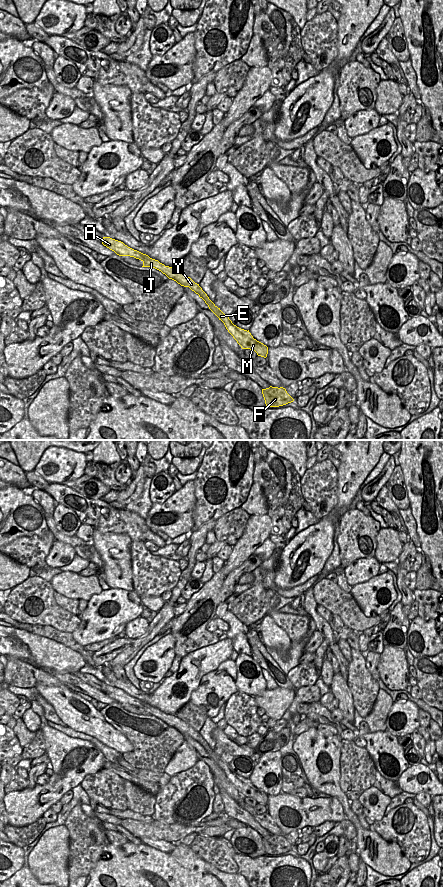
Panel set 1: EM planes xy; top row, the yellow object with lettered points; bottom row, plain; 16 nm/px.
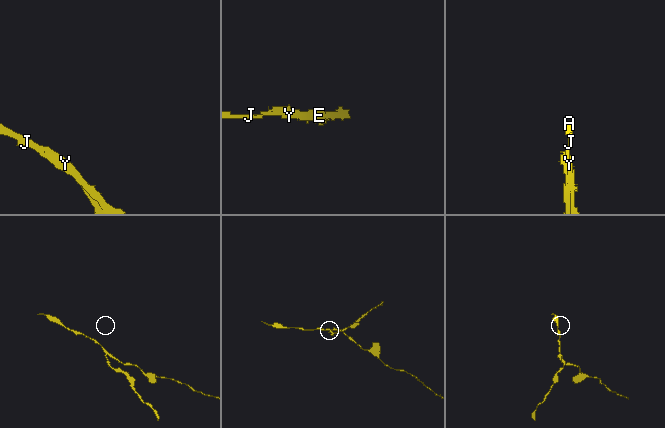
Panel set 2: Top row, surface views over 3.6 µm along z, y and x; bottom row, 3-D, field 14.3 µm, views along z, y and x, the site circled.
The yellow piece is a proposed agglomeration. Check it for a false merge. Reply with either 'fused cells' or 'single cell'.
fused cells

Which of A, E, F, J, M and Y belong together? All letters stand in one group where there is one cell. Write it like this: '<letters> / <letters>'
A E J M Y / F

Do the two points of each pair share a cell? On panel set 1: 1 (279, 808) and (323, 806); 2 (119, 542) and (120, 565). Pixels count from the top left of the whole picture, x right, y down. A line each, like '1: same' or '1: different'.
1: same
2: same

